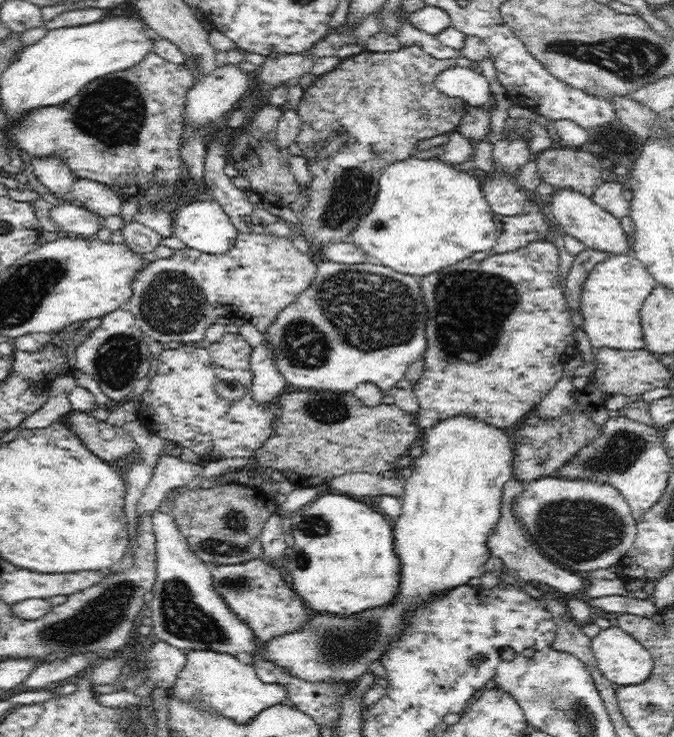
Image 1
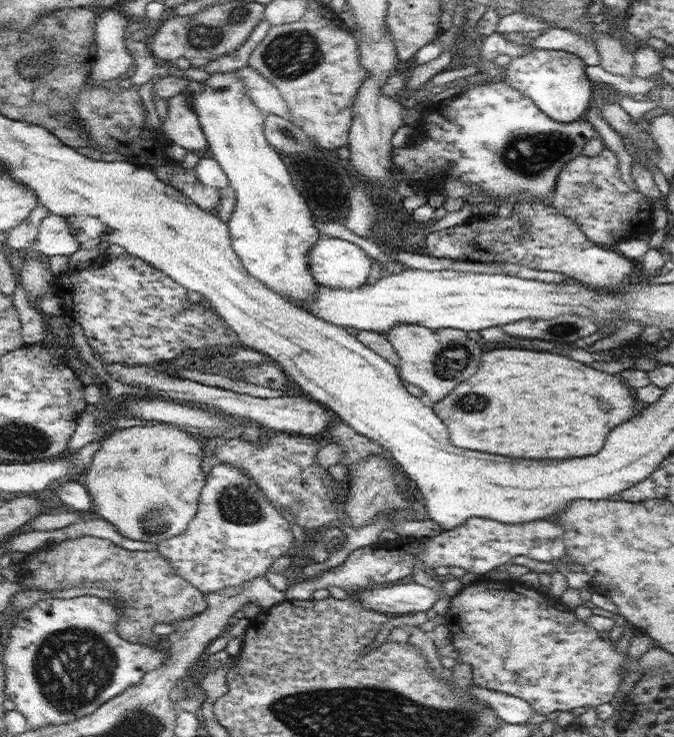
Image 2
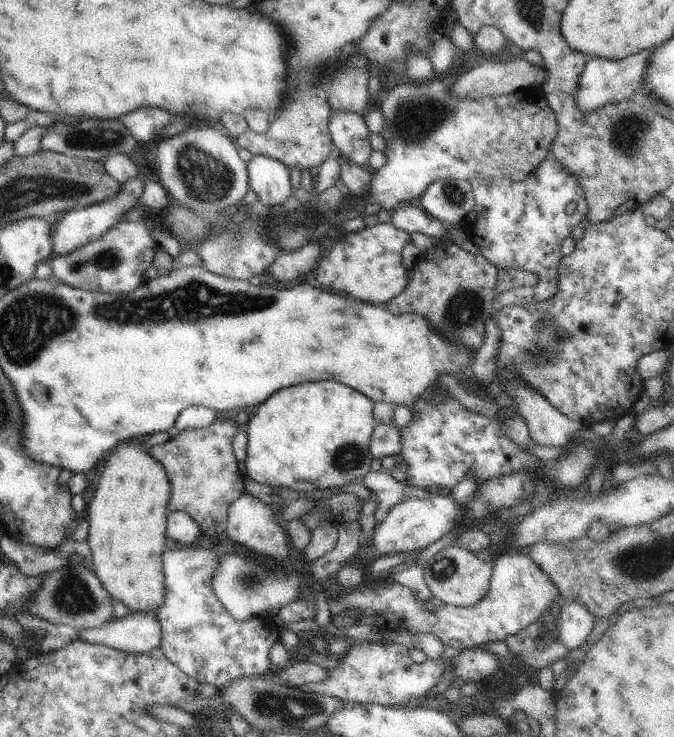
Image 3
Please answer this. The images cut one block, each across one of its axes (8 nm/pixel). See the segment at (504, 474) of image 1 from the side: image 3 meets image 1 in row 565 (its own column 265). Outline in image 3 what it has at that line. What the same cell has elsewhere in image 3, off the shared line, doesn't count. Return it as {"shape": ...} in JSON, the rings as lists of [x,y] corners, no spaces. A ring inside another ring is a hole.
{"shape":[[[254,155],[247,164],[247,172],[249,188],[258,196],[261,209],[282,206],[293,199],[290,172],[281,161]],[[332,380],[314,384],[308,382],[278,390],[256,408],[254,416],[250,416],[246,425],[247,472],[244,475],[258,484],[266,484],[276,490],[288,488],[303,493],[341,489],[352,482],[359,482],[372,471],[373,459],[369,452],[369,443],[376,426],[373,418],[374,407],[375,403],[370,398]]]}

